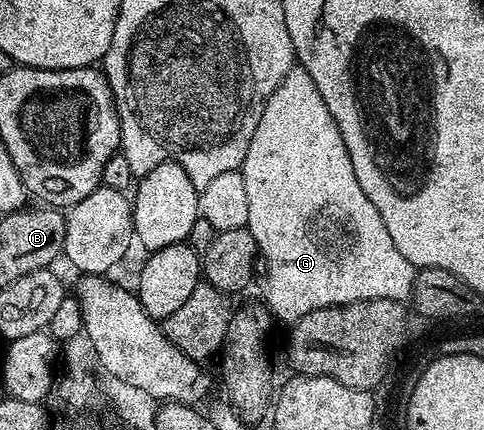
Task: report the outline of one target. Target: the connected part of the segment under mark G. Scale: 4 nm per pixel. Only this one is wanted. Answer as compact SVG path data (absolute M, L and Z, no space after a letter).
M295 64L288 72L288 76L284 76L284 80L280 80L276 92L272 92L272 96L268 96L268 104L264 104L260 124L256 124L256 132L252 135L252 144L248 144L248 156L244 156L240 173L244 176L244 188L248 192L248 224L246 229L252 232L252 236L256 240L261 261L263 263L266 261L266 298L264 297L264 304L270 309L270 313L274 315L279 323L293 324L299 322L301 318L308 316L308 312L316 312L320 308L332 308L333 306L352 304L360 300L396 300L397 302L405 303L413 295L416 267L400 253L400 248L396 248L396 243L392 241L392 236L388 236L388 228L384 228L384 220L380 220L380 212L376 212L376 207L372 205L372 200L368 200L368 196L364 196L364 188L360 188L360 180L356 180L356 172L352 168L352 160L348 156L348 148L344 144L344 136L340 136L340 128L336 128L336 120L332 120L332 112L328 112L328 104L324 104L324 96L320 96L320 88L316 88L316 84L312 84L312 76L308 76L308 72L304 67Z

